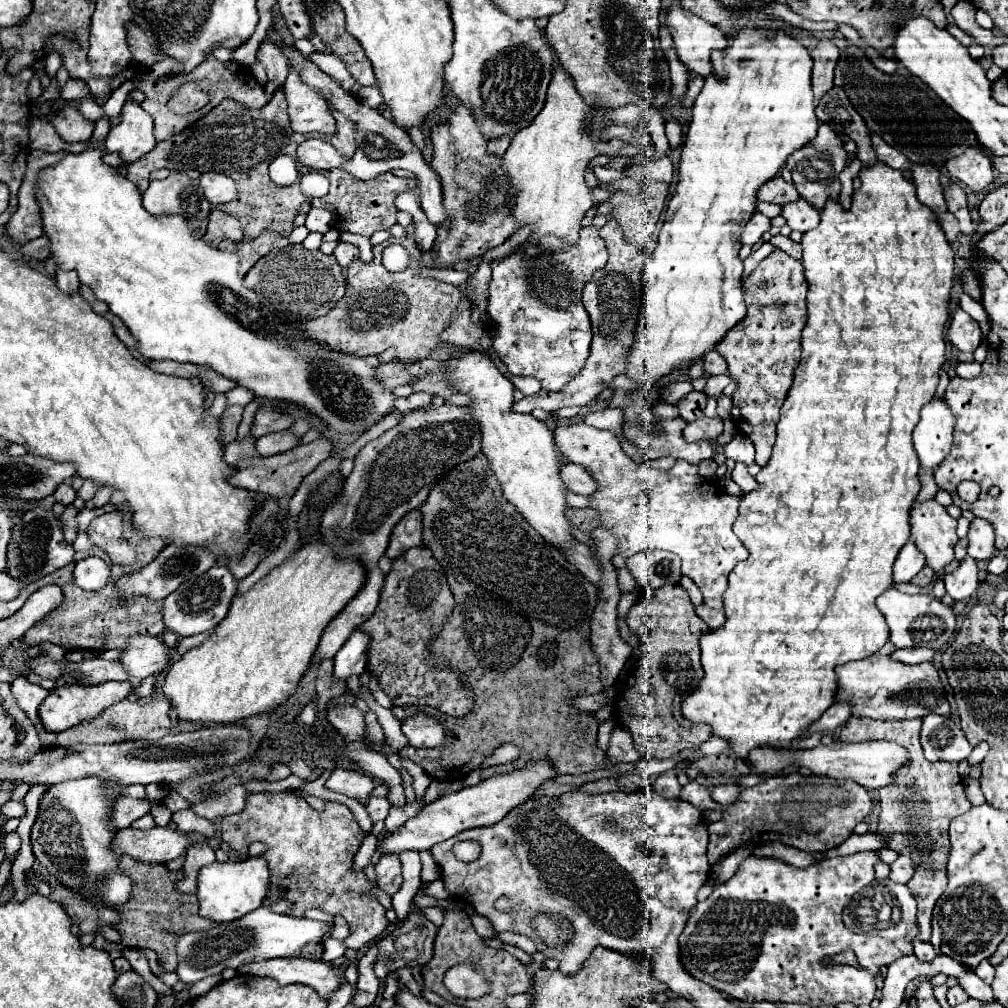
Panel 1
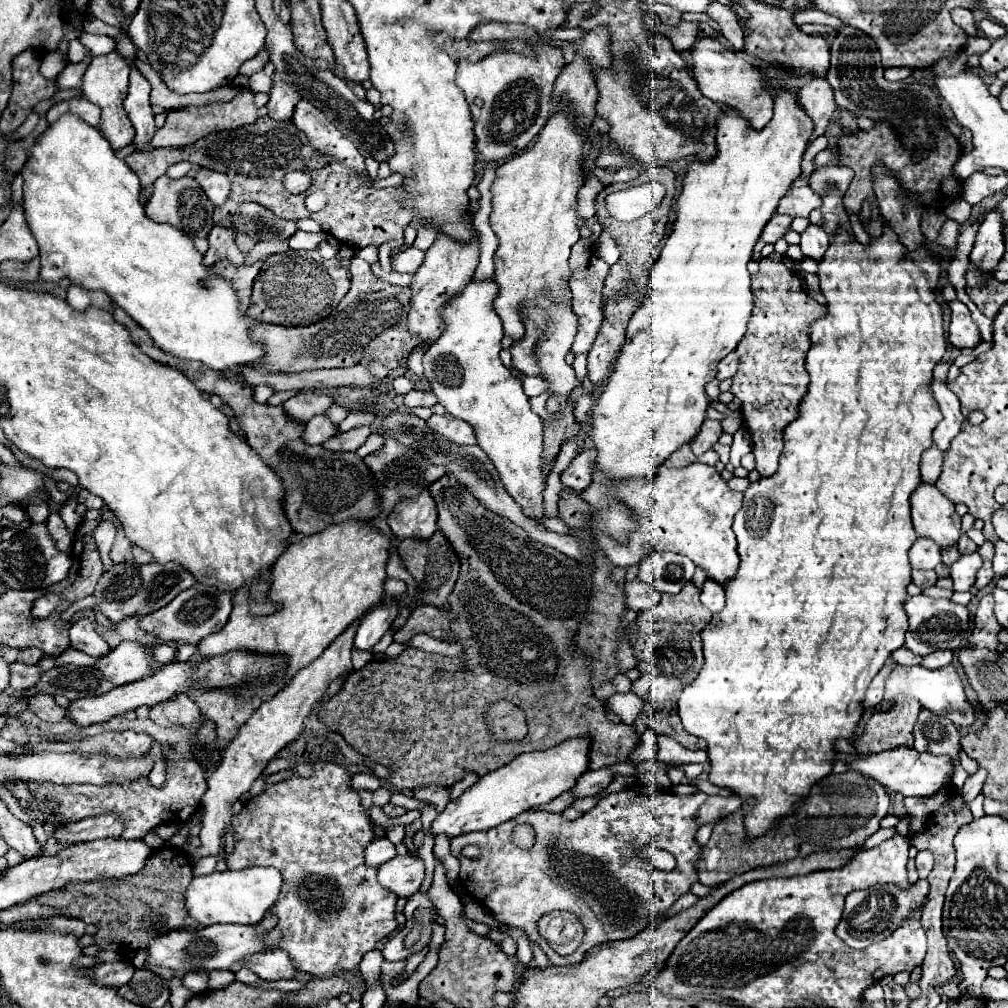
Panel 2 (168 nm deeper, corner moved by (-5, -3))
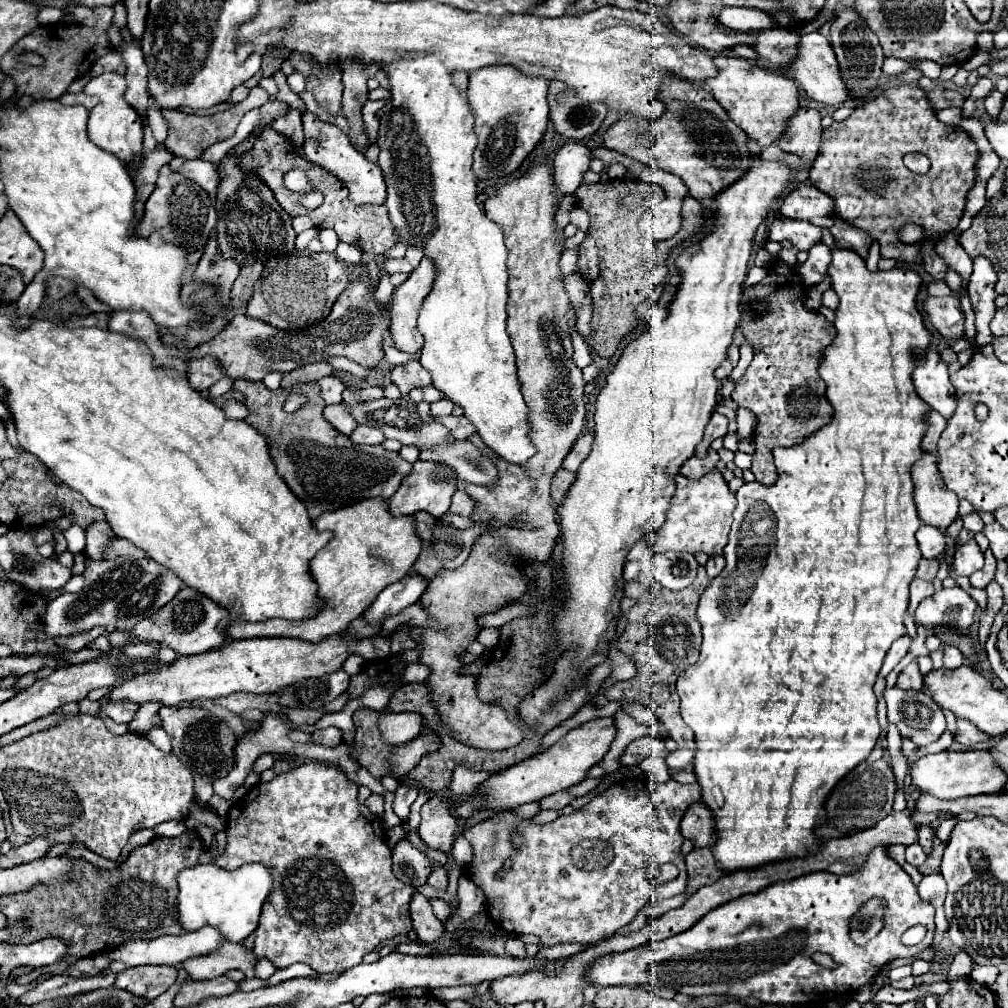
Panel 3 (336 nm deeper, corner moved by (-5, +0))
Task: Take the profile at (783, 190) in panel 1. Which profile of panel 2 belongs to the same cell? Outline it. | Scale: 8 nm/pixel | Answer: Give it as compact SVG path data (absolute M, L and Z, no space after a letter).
M809 186L803 188L791 188L779 202L777 212L779 214L789 214L789 216L809 216L811 210L821 206L821 196L813 192Z

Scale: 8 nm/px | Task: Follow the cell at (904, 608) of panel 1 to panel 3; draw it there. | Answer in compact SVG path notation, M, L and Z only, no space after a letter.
M961 587L943 589L941 593L935 593L933 597L927 597L919 603L915 621L927 631L947 627L967 635L973 623L975 609L977 603Z

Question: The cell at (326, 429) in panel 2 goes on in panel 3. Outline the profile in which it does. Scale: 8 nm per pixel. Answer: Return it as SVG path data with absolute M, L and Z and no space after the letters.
M329 405L329 407L325 407L323 415L343 435L351 435L353 429L357 427L357 421L353 419L353 415L343 405Z

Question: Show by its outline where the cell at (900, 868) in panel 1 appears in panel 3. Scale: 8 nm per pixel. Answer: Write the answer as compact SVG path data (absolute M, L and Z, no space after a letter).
M913 843L913 845L909 845L909 847L907 847L905 857L907 857L907 863L911 863L911 865L915 865L915 867L921 867L921 865L925 863L925 859L927 859L927 853L923 851L923 847L921 847L921 845Z

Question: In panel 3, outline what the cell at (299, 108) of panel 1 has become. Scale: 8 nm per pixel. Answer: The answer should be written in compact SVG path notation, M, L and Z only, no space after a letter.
M305 111L303 113L303 131L305 131L305 143L303 143L303 153L309 161L325 167L329 173L339 177L347 189L349 189L349 199L357 205L365 203L383 203L385 201L385 181L381 169L367 161L363 153L359 153L347 139L347 135L337 127L337 125L327 125L319 121L313 113Z

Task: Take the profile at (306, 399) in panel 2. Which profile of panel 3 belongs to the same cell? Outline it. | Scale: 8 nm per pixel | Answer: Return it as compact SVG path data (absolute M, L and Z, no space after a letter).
M325 377L319 381L321 387L321 397L325 401L325 405L337 405L341 403L341 393L345 391L345 385L337 379L337 377Z

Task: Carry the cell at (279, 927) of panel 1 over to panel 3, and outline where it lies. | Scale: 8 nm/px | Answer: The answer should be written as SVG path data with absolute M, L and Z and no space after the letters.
M205 925L197 931L183 933L183 935L163 935L157 939L135 939L127 941L125 945L119 945L117 949L111 951L113 961L123 961L127 967L137 967L137 965L179 965L191 957L201 957L201 955L211 955L219 949L219 945L225 941L223 933L211 925Z

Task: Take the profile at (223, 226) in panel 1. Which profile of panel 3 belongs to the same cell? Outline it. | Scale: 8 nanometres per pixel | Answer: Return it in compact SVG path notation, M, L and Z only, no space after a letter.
M211 235L205 245L203 257L195 267L195 279L205 283L217 283L221 293L225 293L225 301L227 301L237 273L239 273L239 263L231 257L225 257L219 249L217 237Z

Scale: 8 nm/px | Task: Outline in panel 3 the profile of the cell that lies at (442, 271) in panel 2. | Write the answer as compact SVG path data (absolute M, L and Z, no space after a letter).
M423 257L419 267L393 293L391 337L395 341L395 347L401 351L419 353L423 347L423 335L417 329L417 317L423 299L433 289L435 277L437 277L437 267L429 257Z

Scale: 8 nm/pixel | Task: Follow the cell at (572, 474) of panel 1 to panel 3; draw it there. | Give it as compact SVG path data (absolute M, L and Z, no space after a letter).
M587 431L587 433L583 433L583 435L575 441L573 449L569 451L569 455L567 455L565 461L563 461L563 469L569 469L571 473L577 473L579 465L581 465L581 463L587 459L587 455L591 453L591 447L593 447L593 431Z

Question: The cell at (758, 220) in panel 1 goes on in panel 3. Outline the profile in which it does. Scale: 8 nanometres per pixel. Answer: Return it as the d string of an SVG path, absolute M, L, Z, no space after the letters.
M775 217L769 227L767 237L771 241L779 241L779 243L791 241L795 247L807 251L811 245L821 241L821 227L811 225L809 221L801 221L801 219Z

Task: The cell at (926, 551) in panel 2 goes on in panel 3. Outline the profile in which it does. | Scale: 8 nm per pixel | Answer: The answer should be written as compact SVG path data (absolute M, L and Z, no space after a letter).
M929 525L919 527L917 543L919 543L921 553L923 553L925 559L937 559L947 547L943 533L939 529L935 529L935 527L929 527Z

